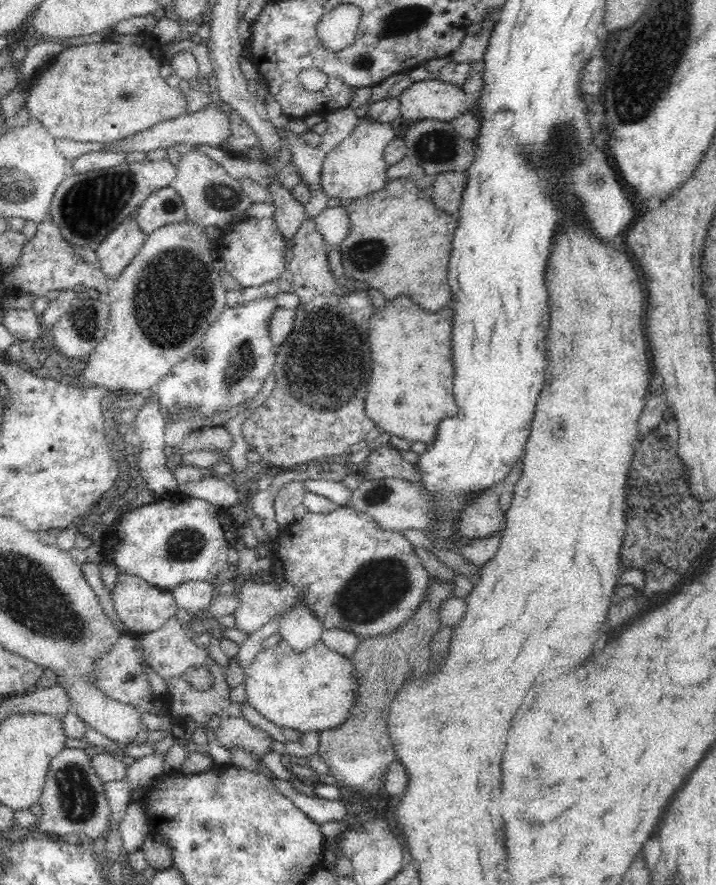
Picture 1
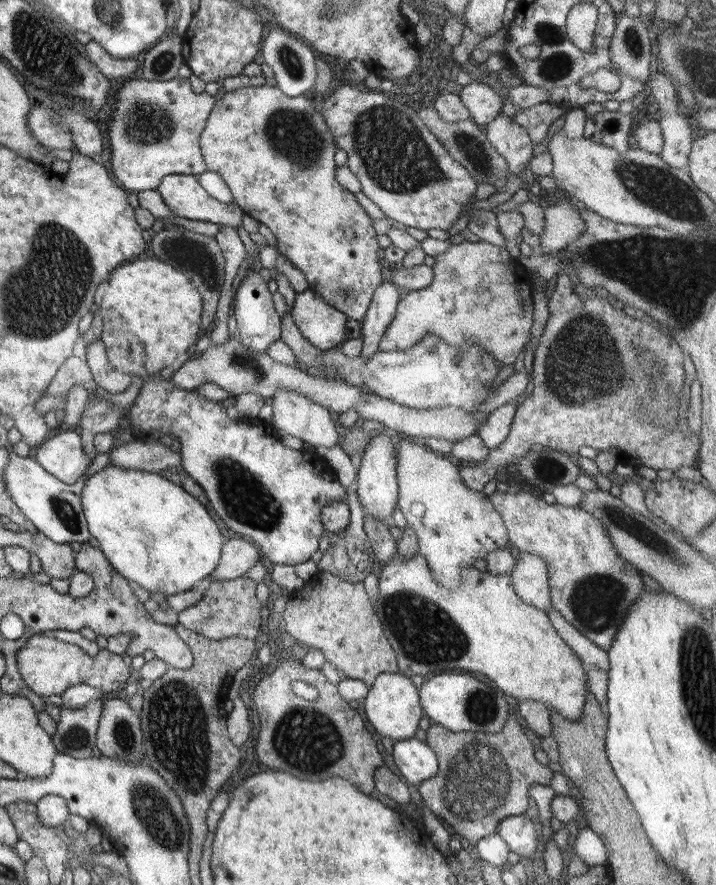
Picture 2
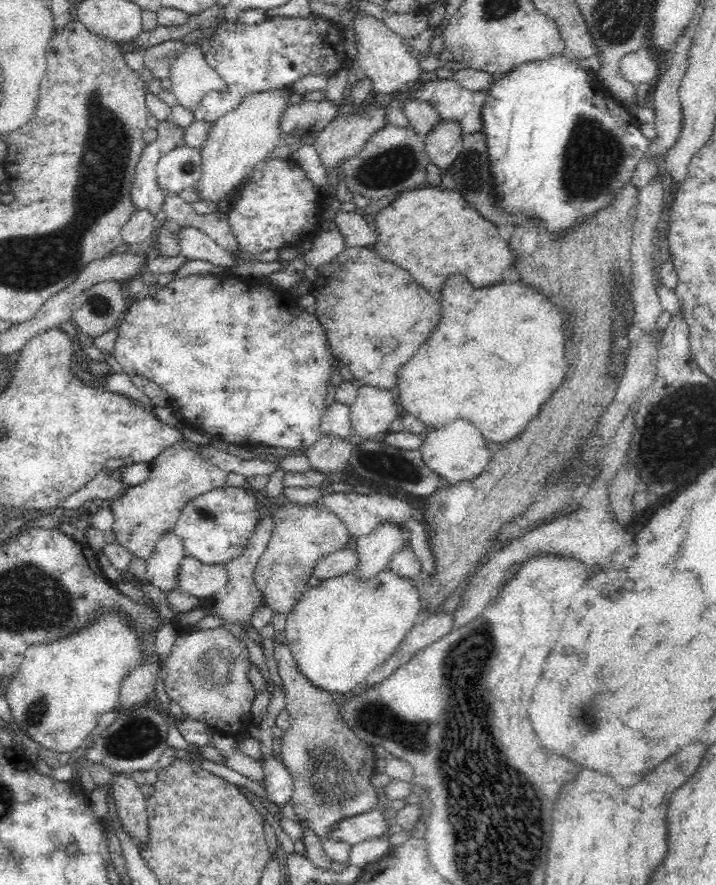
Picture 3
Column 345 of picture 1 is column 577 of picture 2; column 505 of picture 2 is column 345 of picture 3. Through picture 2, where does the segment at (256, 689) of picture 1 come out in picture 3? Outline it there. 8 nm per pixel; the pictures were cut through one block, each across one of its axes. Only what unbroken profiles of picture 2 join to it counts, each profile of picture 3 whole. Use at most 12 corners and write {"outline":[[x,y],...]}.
{"outline":[[354,572],[287,612],[300,674],[348,695],[421,617],[412,580]]}

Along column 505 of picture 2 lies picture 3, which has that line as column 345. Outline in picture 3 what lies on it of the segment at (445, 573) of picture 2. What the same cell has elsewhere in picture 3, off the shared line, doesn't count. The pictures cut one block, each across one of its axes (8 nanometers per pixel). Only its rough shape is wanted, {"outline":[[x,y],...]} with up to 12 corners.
{"outline":[[314,504],[282,506],[256,570],[263,603],[287,612],[320,556],[352,544]]}

